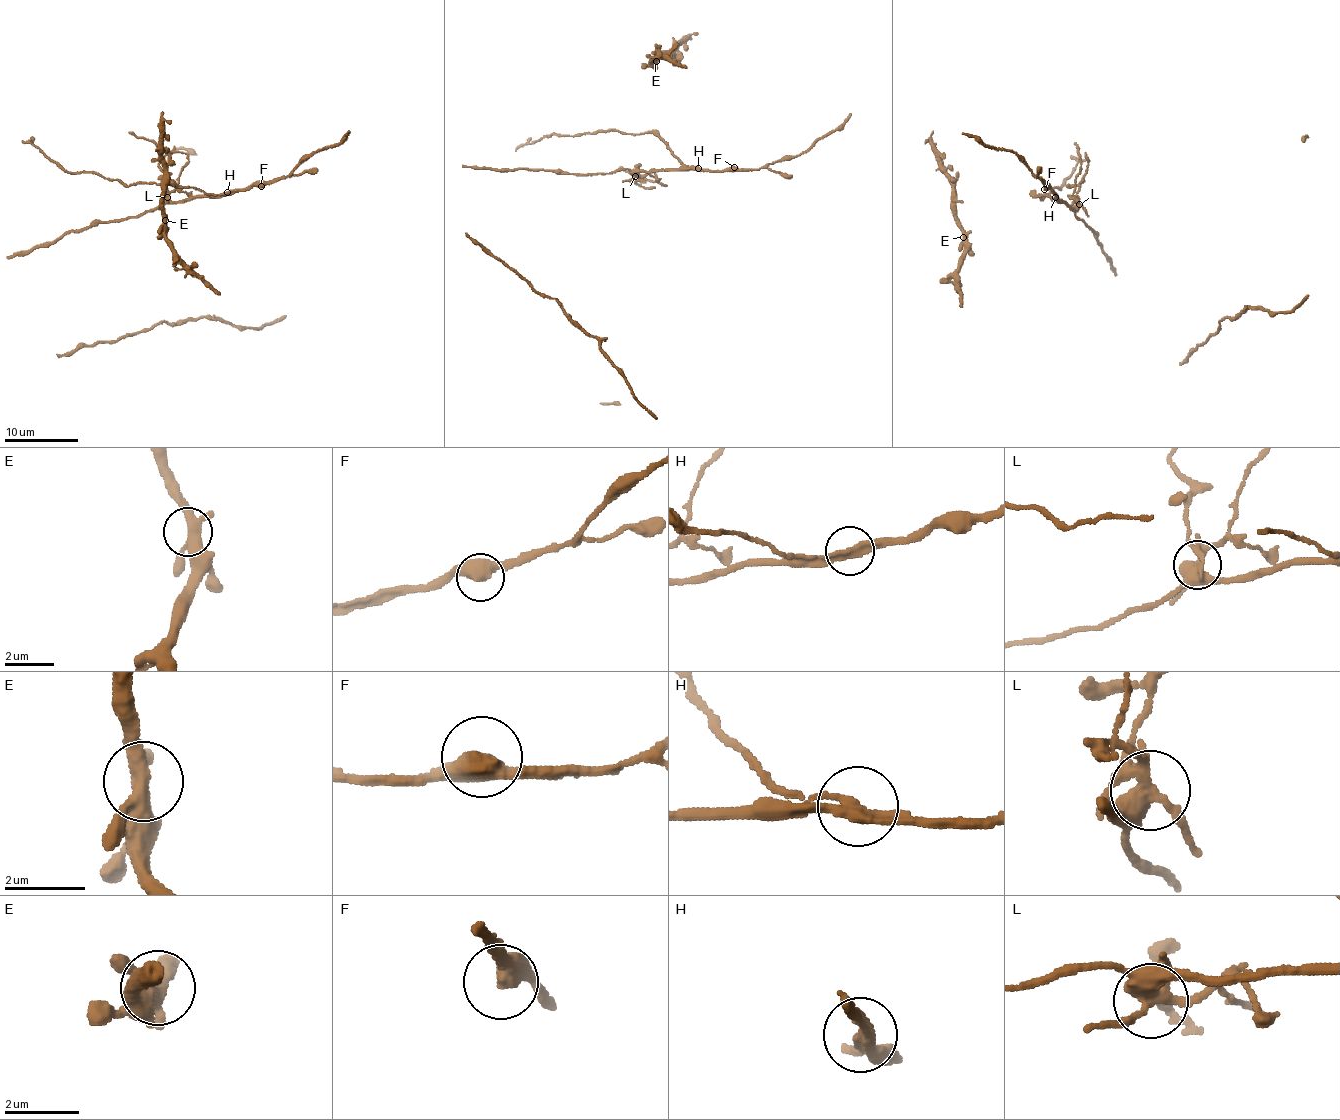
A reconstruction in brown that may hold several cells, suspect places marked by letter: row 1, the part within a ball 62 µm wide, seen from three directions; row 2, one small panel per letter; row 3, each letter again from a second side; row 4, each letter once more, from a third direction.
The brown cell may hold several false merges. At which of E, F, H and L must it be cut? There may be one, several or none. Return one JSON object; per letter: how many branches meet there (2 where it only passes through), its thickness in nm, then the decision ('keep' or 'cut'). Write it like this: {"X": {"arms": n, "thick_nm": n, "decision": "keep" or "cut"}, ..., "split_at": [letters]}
{"E": {"arms": 4, "thick_nm": 360, "decision": "keep"}, "F": {"arms": 2, "thick_nm": 480, "decision": "keep"}, "H": {"arms": 2, "thick_nm": 320, "decision": "cut"}, "L": {"arms": 7, "thick_nm": 400, "decision": "cut"}, "split_at": ["H", "L"]}

